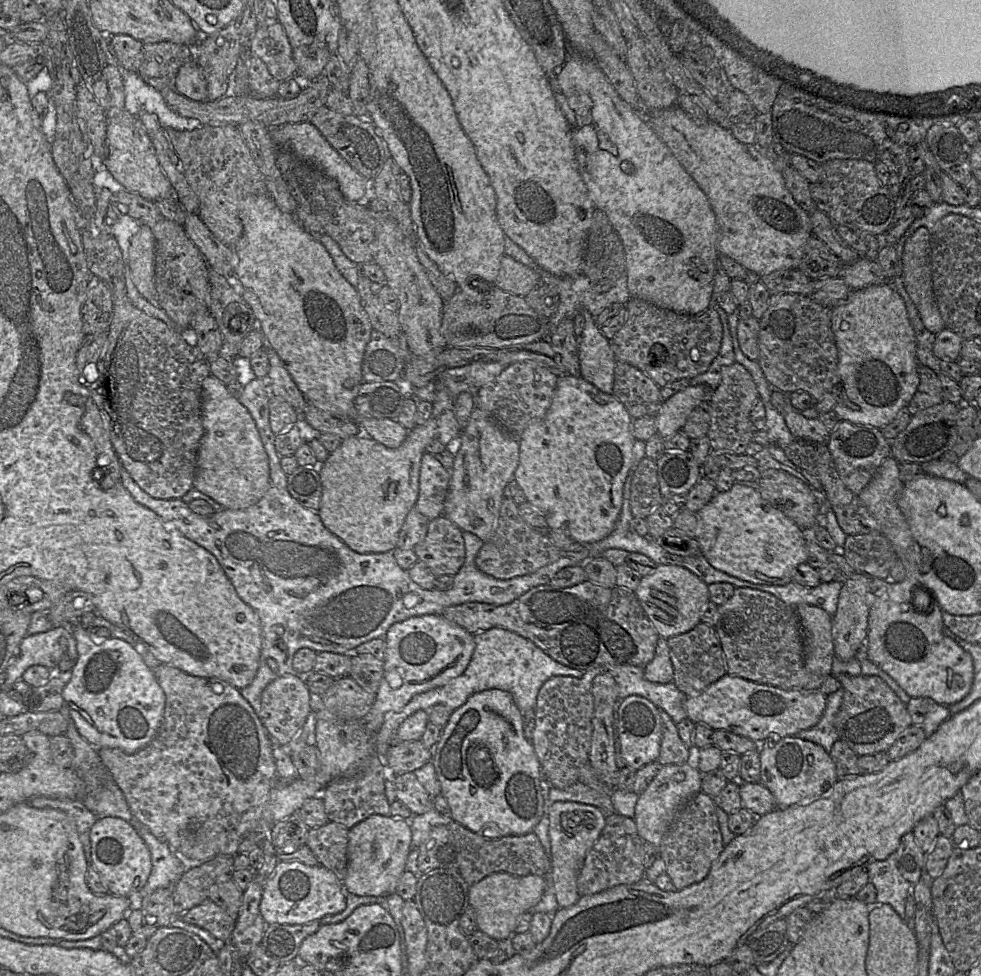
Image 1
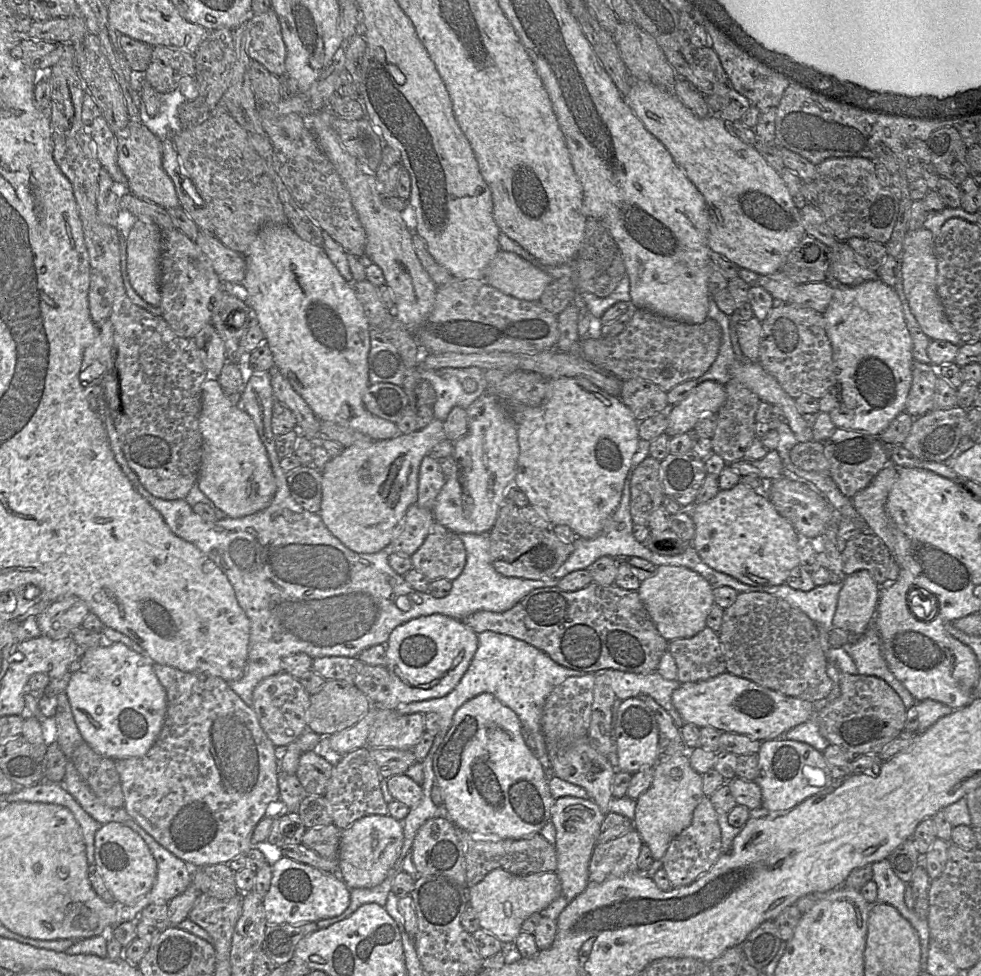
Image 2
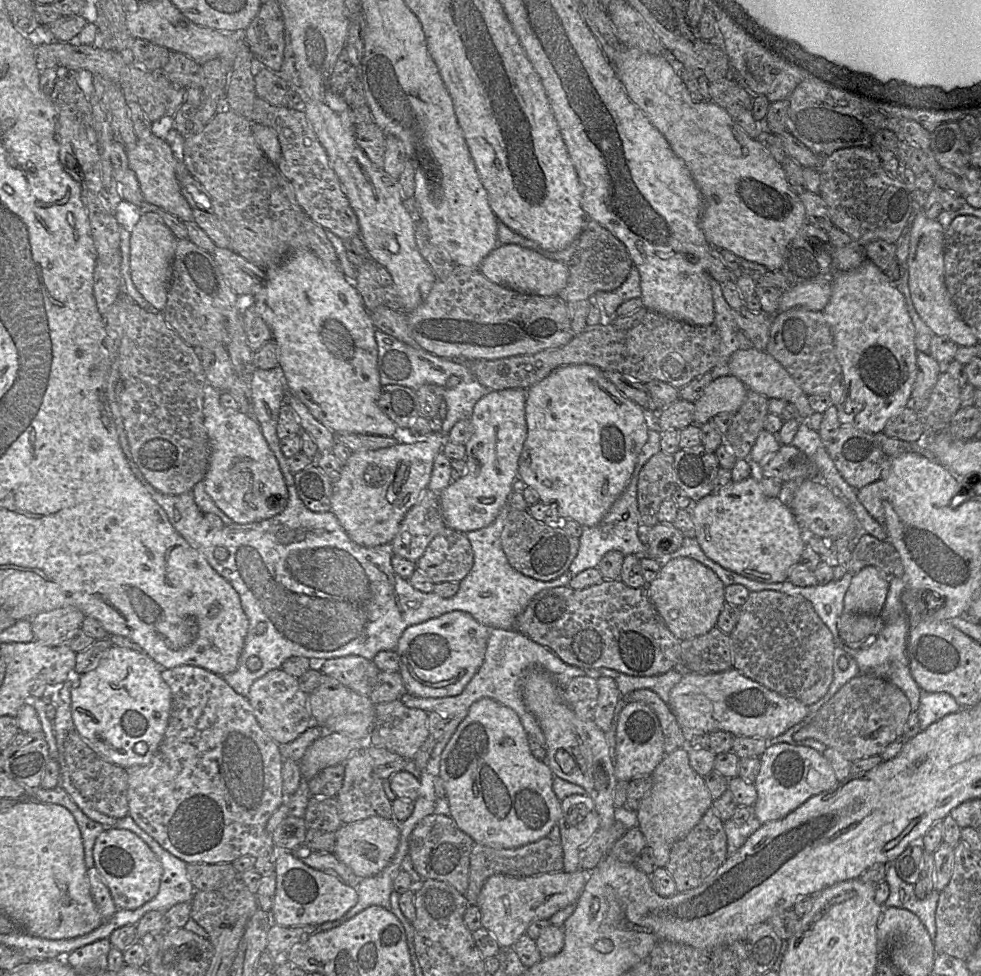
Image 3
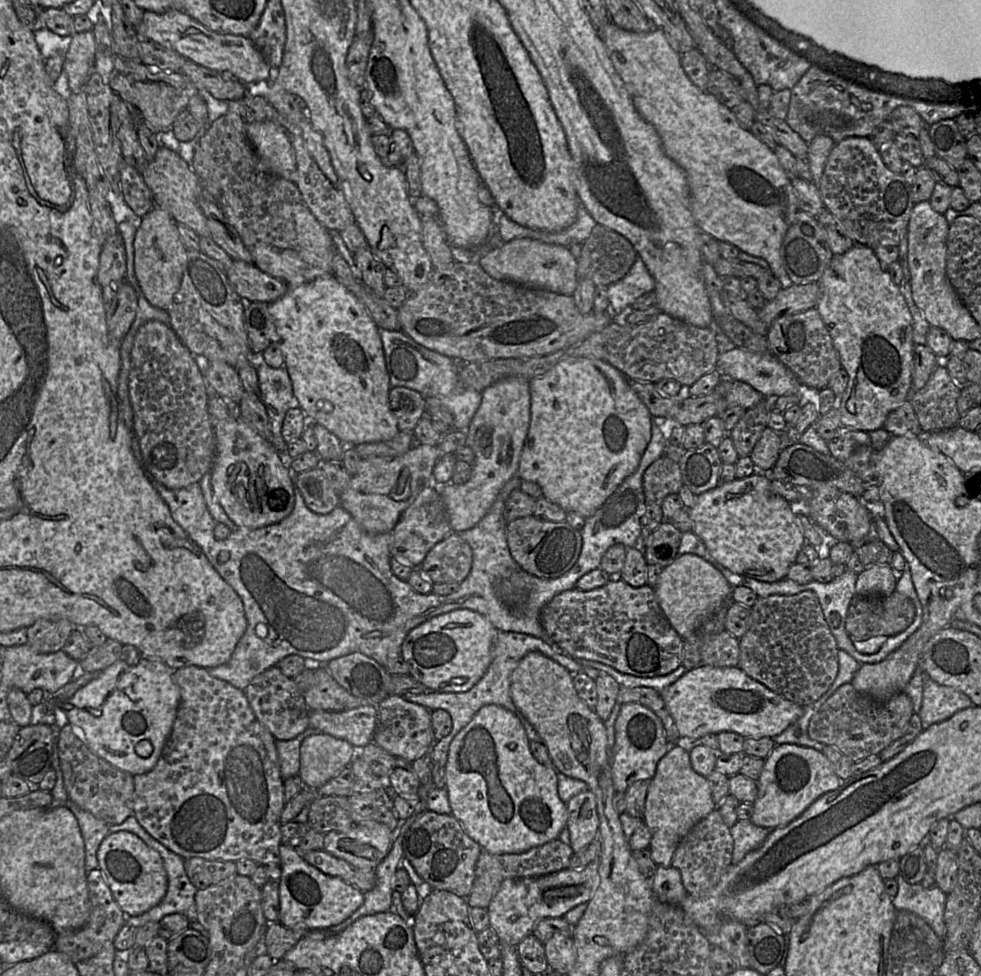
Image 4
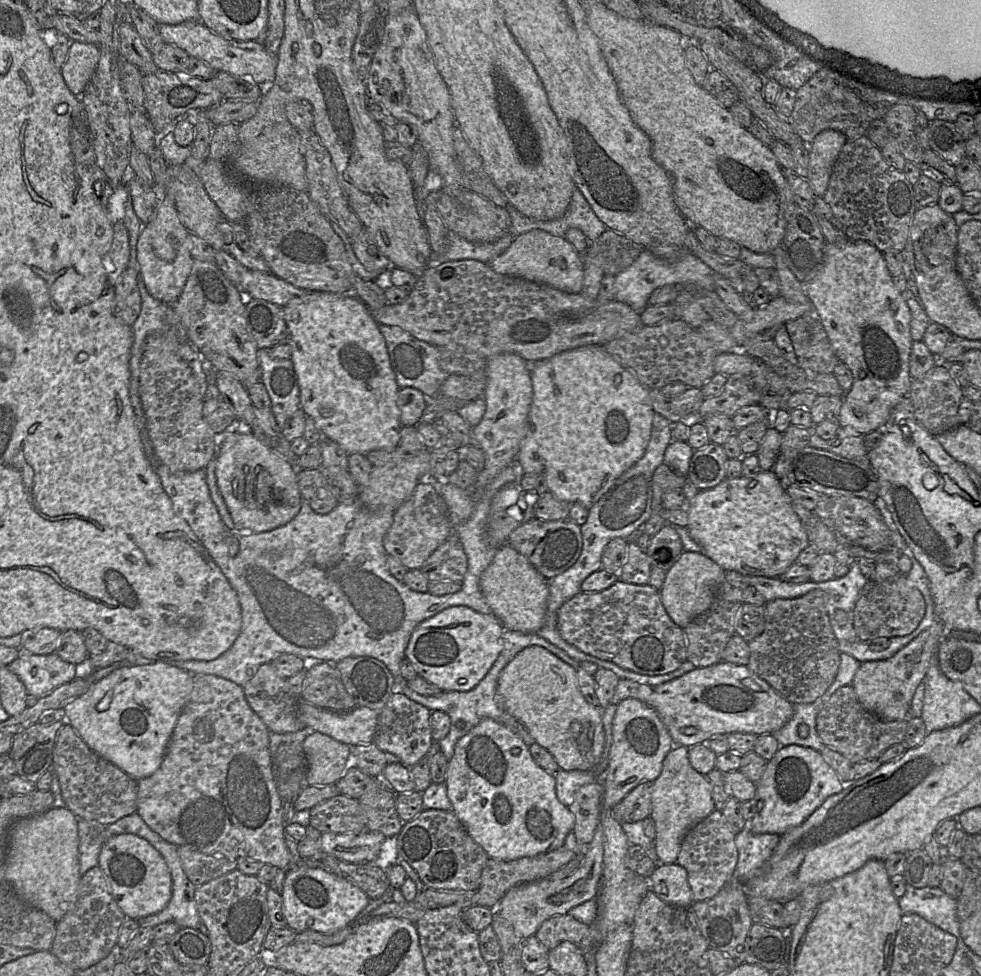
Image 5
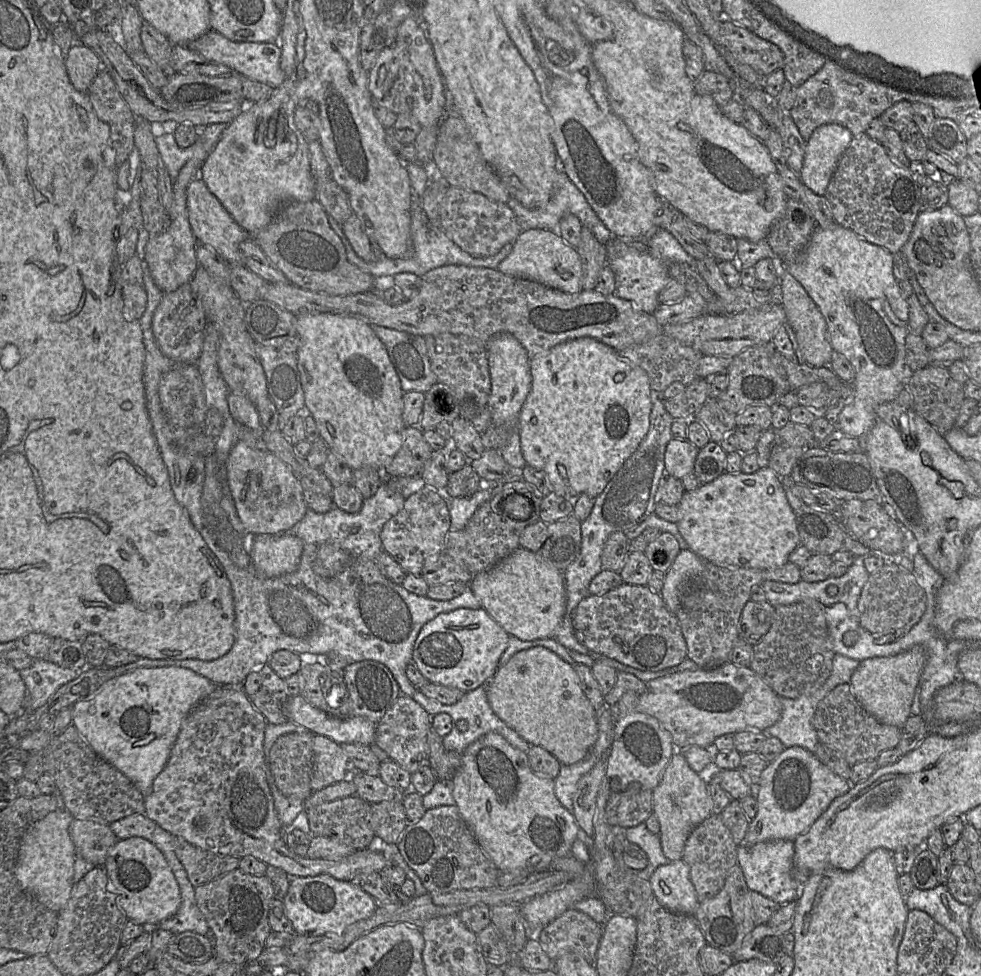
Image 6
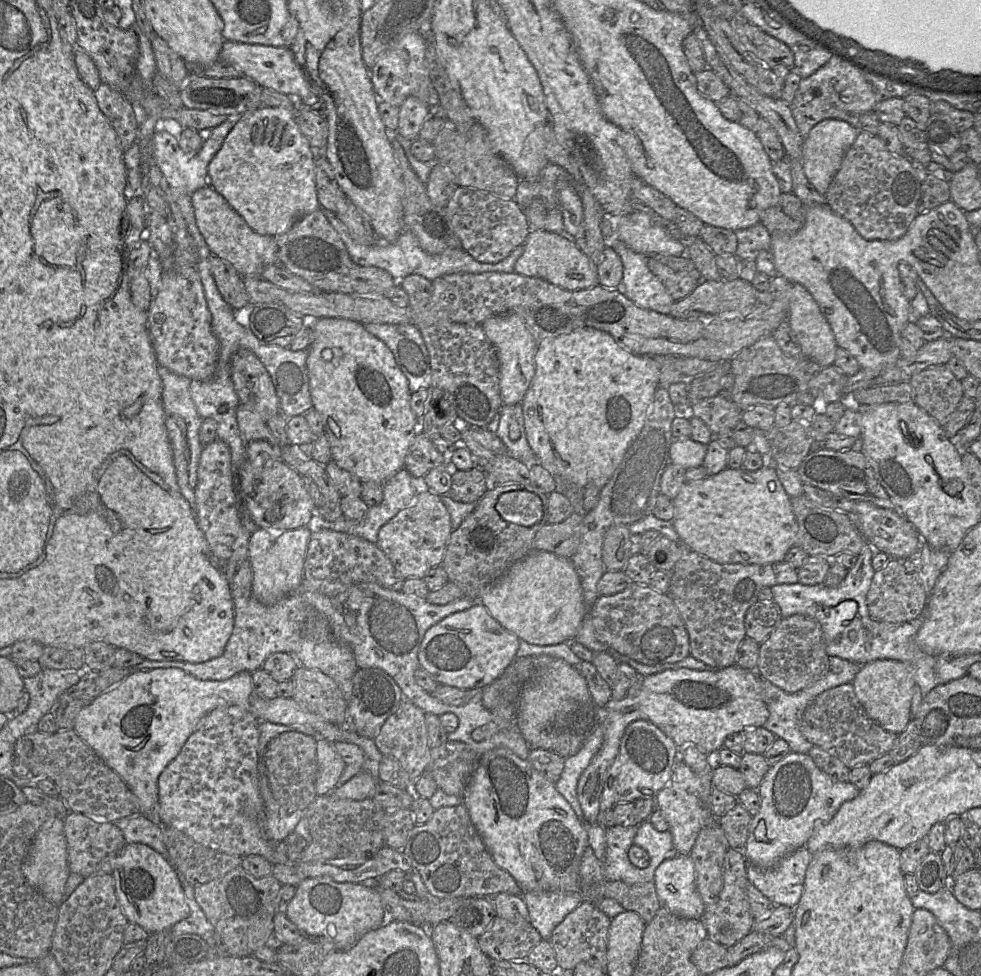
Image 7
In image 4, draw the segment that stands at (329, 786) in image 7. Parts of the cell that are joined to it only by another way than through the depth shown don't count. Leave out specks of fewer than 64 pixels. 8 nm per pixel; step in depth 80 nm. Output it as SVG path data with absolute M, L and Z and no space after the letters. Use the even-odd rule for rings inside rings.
M319 733L306 738L300 747L300 772L303 783L307 788L318 790L330 779L336 777L356 756L357 750L349 742Z

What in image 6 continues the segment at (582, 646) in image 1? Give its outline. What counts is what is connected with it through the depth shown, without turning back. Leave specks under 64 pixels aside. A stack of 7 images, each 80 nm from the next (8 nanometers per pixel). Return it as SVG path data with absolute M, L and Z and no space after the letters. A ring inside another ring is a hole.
M623 582L602 595L588 595L576 608L573 626L577 639L588 649L641 671L657 672L677 666L687 658L687 645L677 616L668 610L661 595L647 585Z

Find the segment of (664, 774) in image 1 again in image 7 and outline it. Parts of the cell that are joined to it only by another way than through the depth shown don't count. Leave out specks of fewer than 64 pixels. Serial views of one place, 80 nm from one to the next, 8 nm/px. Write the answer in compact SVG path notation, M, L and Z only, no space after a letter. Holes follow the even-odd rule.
M678 760L673 768L672 776L669 783L661 789L655 796L655 809L660 810L669 825L669 831L672 834L673 845L678 852L678 854L689 854L693 848L697 836L701 829L707 825L717 825L716 821L713 821L711 806L708 808L708 813L706 813L706 808L701 806L701 802L697 797L698 790L698 777L683 761Z

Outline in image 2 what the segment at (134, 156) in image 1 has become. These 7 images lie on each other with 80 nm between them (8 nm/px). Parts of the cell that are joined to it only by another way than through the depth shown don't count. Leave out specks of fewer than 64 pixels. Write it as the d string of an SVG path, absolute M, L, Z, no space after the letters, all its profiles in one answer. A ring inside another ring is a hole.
M129 121L127 127L116 135L117 163L127 178L127 191L136 197L155 203L164 209L180 207L175 186L162 166L162 142L143 123Z

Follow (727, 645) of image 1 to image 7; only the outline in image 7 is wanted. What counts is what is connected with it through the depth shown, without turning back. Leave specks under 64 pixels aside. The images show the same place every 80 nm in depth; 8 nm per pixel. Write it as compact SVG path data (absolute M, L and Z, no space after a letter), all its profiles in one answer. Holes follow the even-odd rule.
M794 614L783 618L760 644L756 672L788 693L796 693L821 679L828 671L829 656L820 623L808 616Z

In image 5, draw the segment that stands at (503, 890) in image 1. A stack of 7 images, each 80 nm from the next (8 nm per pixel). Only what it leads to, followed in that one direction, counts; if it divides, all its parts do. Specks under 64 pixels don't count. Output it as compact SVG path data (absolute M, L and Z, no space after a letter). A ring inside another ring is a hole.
M599 820L594 838L587 846L583 863L573 875L560 880L543 878L532 882L520 883L504 894L495 910L513 925L516 934L522 939L533 936L541 924L549 918L566 914L572 908L591 899L596 899L601 886L603 858L604 833Z

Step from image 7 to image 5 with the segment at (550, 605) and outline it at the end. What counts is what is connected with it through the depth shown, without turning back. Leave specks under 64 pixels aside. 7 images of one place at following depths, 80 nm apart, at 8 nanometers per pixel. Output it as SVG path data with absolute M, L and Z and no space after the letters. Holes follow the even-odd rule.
M506 544L497 549L479 581L481 592L492 614L506 630L536 634L544 624L549 589L545 579L522 554Z

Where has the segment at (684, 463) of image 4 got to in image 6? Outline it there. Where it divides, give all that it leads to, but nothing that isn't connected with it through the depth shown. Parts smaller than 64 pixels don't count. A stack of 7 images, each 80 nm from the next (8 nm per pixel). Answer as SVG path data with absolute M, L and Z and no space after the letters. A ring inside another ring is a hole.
M712 440L699 449L693 473L700 484L709 483L724 473L726 456L719 443Z

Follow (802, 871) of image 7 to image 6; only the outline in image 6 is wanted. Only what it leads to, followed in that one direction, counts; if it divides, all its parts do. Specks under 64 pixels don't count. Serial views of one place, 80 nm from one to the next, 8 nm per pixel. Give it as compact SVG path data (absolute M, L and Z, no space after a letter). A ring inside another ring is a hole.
M784 839L759 842L750 847L739 845L737 862L743 871L749 890L758 892L780 905L797 902L802 886L809 876L795 868L794 851L794 841Z

